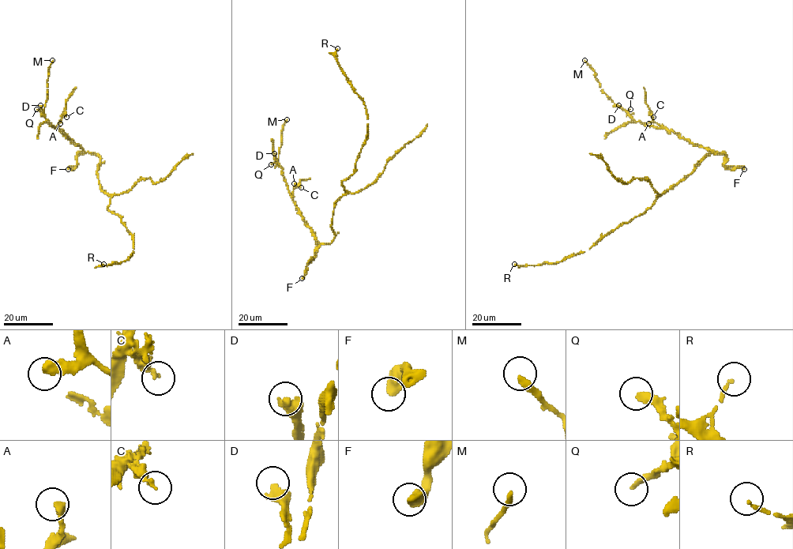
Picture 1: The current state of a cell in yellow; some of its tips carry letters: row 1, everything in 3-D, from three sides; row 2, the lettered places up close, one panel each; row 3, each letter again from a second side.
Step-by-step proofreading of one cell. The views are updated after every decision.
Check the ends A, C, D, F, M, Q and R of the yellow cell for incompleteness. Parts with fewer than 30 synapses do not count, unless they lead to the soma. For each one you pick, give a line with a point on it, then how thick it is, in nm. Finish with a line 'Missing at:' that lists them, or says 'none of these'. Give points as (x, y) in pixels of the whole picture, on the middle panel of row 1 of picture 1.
Missing at: none of these

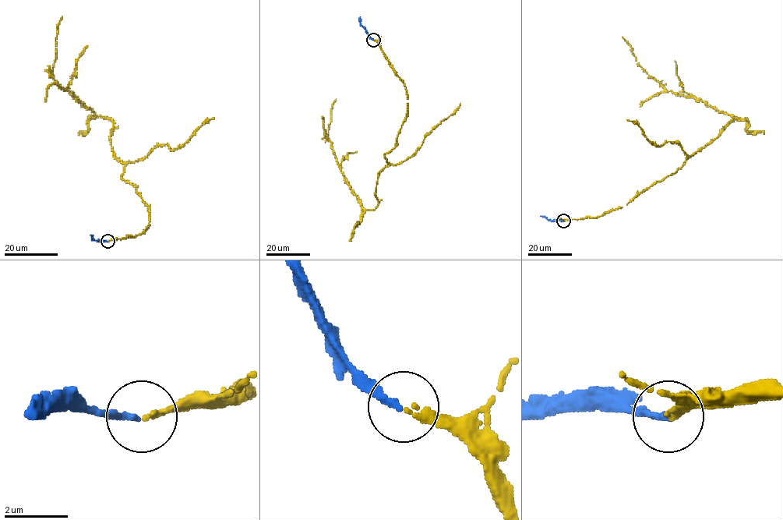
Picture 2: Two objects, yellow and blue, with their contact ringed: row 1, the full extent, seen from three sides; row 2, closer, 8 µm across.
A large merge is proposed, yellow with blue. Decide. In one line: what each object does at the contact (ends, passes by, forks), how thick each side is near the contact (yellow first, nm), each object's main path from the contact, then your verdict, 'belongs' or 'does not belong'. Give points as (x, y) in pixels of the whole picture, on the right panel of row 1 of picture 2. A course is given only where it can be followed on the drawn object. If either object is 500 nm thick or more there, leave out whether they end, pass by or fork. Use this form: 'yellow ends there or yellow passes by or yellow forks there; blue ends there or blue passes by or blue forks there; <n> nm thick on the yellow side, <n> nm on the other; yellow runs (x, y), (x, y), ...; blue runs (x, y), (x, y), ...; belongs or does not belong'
yellow ends there; blue ends there; 160 nm thick on the yellow side, 190 nm on the other; yellow runs (562, 221), (597, 217), (626, 204), (671, 175), (733, 119), (700, 100), (667, 91), (638, 64), (622, 37); blue runs (562, 221), (550, 221), (541, 216); belongs

